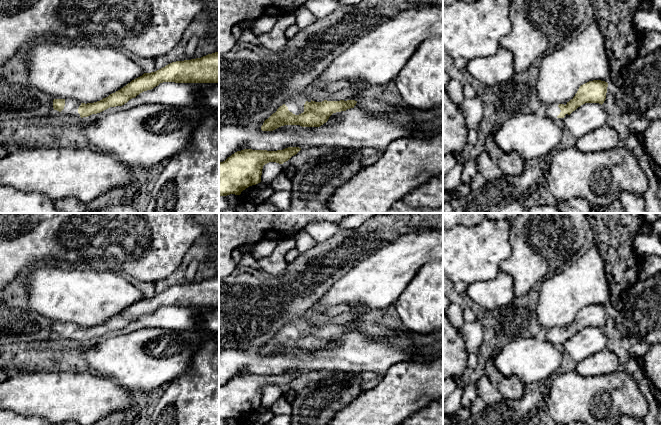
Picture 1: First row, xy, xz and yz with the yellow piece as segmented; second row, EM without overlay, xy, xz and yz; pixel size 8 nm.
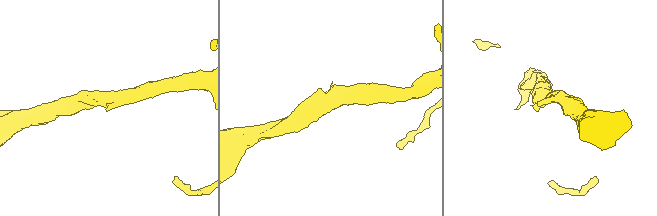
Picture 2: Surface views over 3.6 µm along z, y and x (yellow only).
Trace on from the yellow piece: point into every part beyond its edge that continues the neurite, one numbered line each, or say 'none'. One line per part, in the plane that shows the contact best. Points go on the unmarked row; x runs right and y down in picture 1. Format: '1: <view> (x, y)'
1: xz (295, 326)

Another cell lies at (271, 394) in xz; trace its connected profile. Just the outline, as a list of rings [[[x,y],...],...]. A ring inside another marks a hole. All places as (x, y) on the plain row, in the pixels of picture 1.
[[[269,386],[263,390],[261,406],[270,408],[284,393],[283,388]]]

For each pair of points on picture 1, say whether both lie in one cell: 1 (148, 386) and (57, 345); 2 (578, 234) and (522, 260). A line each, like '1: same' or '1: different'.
1: different
2: same

